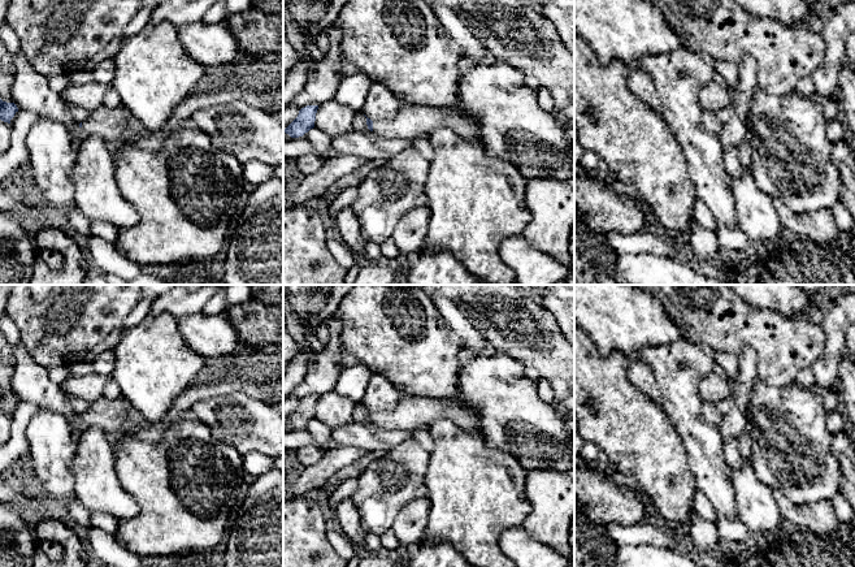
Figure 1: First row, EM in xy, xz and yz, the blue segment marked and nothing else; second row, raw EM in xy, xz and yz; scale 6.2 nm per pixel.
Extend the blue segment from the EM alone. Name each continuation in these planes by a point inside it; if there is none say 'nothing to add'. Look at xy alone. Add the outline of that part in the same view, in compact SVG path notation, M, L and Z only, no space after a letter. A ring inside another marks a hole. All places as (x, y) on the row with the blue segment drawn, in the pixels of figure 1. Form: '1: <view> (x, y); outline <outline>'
1: xy (113, 124); outline M100 107L90 117L81 121L86 135L96 134L108 140L123 142L131 135L152 134L139 120L122 107Z

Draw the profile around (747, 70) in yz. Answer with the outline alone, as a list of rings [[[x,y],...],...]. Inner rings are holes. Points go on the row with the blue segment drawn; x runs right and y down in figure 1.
[[[745,55],[738,62],[738,82],[733,88],[733,103],[735,116],[742,121],[748,114],[750,105],[752,103],[752,95],[758,88],[758,66],[755,60]]]

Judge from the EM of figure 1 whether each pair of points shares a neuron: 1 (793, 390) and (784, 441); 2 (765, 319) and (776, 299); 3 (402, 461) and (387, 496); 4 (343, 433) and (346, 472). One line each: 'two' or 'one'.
1: one
2: two
3: one
4: two

